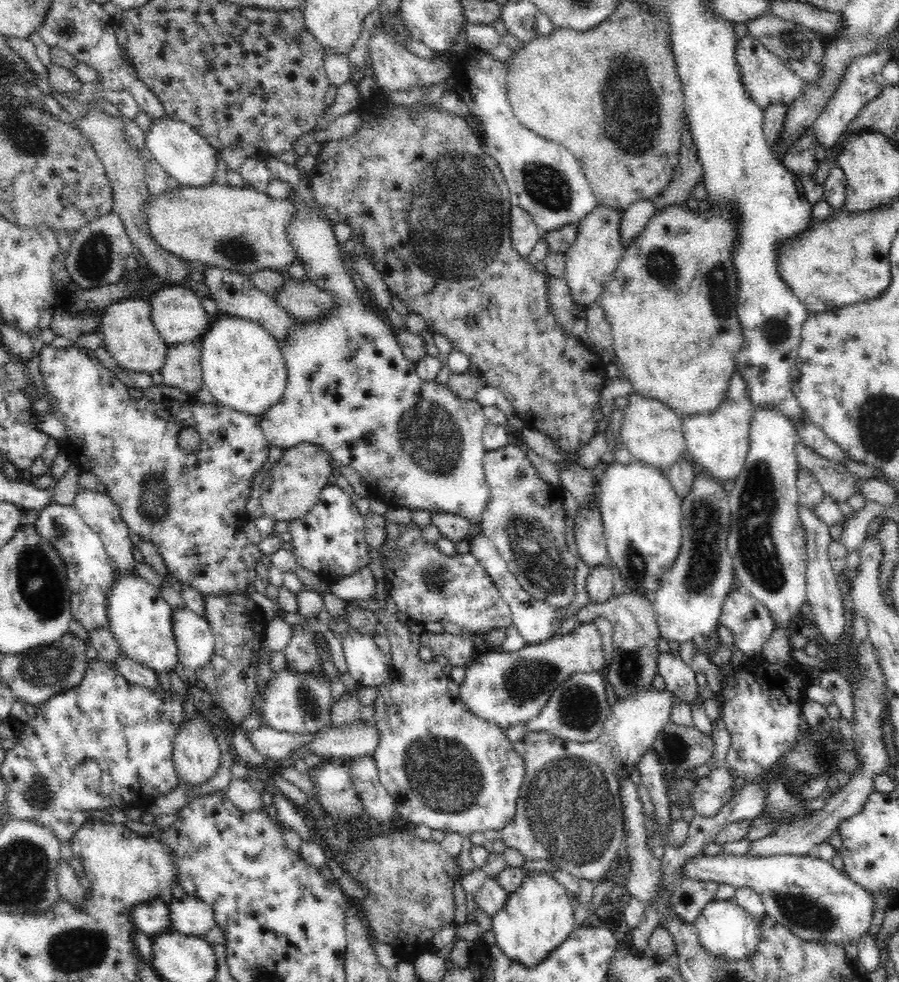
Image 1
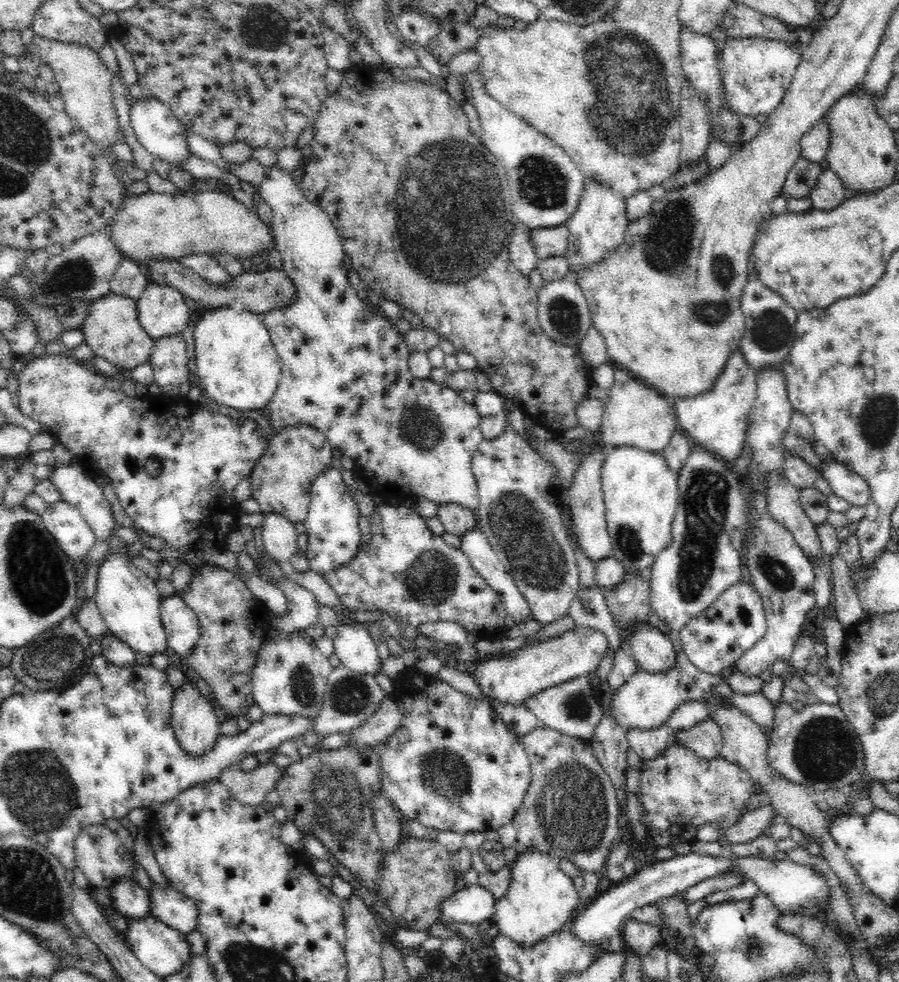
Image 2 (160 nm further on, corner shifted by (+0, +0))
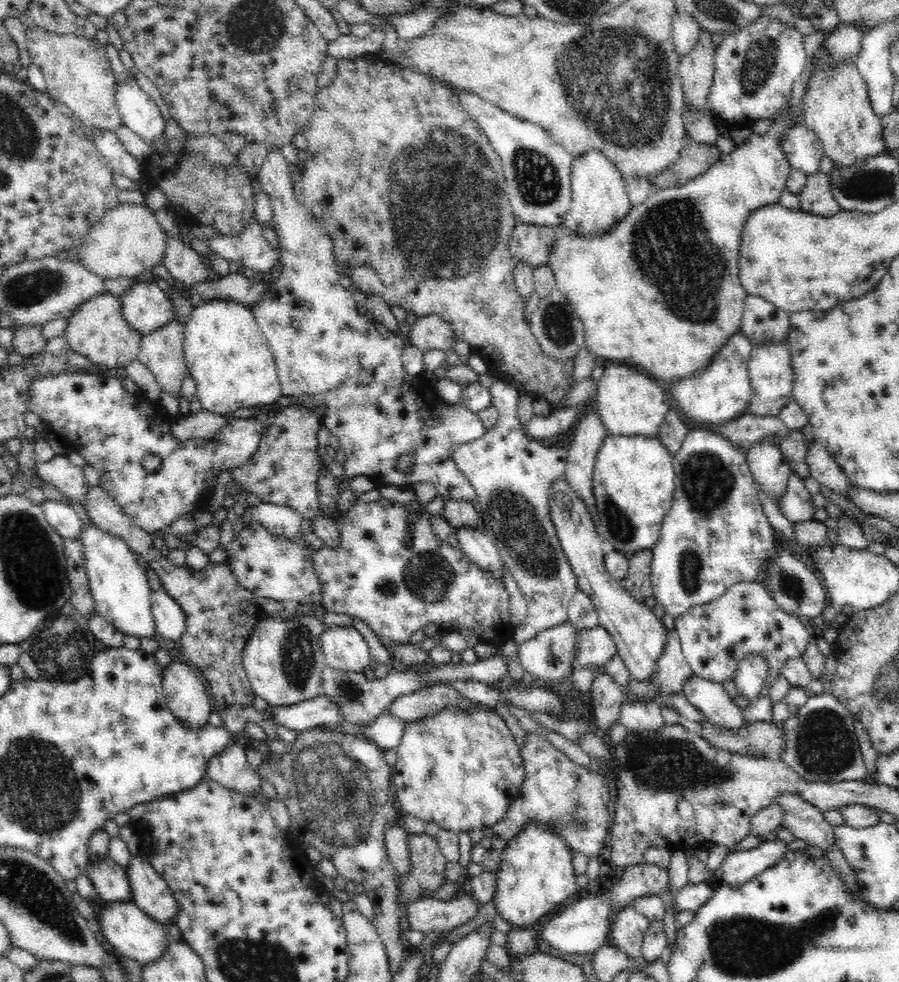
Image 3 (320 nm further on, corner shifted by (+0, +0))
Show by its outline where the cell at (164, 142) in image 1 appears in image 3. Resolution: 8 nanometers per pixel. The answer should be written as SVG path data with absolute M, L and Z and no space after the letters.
M131 73L116 87L116 107L122 115L123 126L142 137L148 144L164 141L166 121L156 103L141 90Z

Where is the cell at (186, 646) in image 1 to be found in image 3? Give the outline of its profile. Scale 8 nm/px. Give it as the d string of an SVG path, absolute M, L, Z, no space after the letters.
M165 589L150 593L151 611L155 620L156 634L166 641L179 642L185 629L186 615Z

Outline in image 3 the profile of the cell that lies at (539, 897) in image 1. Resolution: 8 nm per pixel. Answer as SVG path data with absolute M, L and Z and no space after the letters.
M526 823L525 827L507 842L501 852L499 867L495 872L497 885L493 898L497 913L515 929L520 930L532 929L532 926L542 920L542 917L560 911L568 903L566 900L575 898L580 892L571 857L566 841L558 835L558 832L548 830L548 827L538 823Z

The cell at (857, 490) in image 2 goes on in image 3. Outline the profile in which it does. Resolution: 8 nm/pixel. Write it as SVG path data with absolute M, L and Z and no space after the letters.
M814 441L809 444L806 463L810 469L810 476L836 494L846 496L849 487L854 486L820 442Z

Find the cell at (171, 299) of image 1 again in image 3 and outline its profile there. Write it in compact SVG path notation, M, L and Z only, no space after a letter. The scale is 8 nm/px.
M137 280L119 299L124 320L143 335L162 328L174 316L171 298L155 280Z

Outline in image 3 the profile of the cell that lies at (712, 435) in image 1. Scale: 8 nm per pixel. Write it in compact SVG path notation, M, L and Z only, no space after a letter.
M742 331L735 332L706 368L689 379L675 380L670 386L670 392L676 400L675 406L680 408L680 414L698 422L697 426L714 429L716 425L734 420L740 413L748 411L753 391L748 363L753 348L752 341Z

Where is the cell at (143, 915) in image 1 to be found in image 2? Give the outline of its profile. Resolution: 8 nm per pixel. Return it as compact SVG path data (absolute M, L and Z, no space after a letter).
M128 879L114 881L107 893L111 899L112 908L128 921L152 916L148 891L136 881Z

